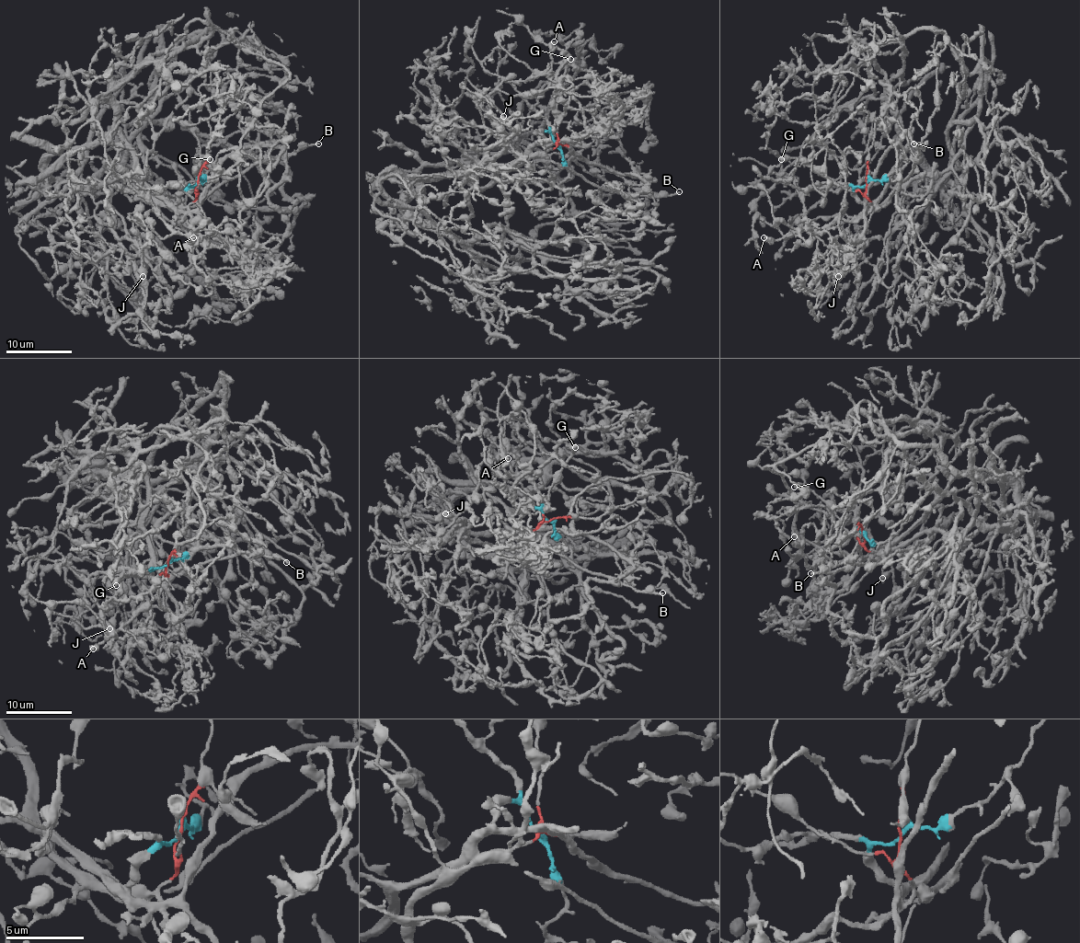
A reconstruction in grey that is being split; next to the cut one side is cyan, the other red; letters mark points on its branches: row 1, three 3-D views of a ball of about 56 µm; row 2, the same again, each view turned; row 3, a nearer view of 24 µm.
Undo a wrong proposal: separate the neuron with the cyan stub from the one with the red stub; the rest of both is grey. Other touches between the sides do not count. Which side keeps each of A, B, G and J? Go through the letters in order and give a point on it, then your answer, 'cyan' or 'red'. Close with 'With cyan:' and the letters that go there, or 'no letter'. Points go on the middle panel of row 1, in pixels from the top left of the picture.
A: (554, 41) | cyan
B: (679, 191) | red
G: (570, 59) | red
J: (503, 116) | red
With cyan: A

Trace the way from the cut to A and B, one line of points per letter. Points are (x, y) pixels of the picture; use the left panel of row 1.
A: (197, 181), (192, 186), (155, 186), (148, 192), (153, 209), (166, 222), (190, 236), (189, 240), (194, 236)
B: (197, 181), (196, 196), (186, 209), (259, 162), (272, 162), (318, 143)

